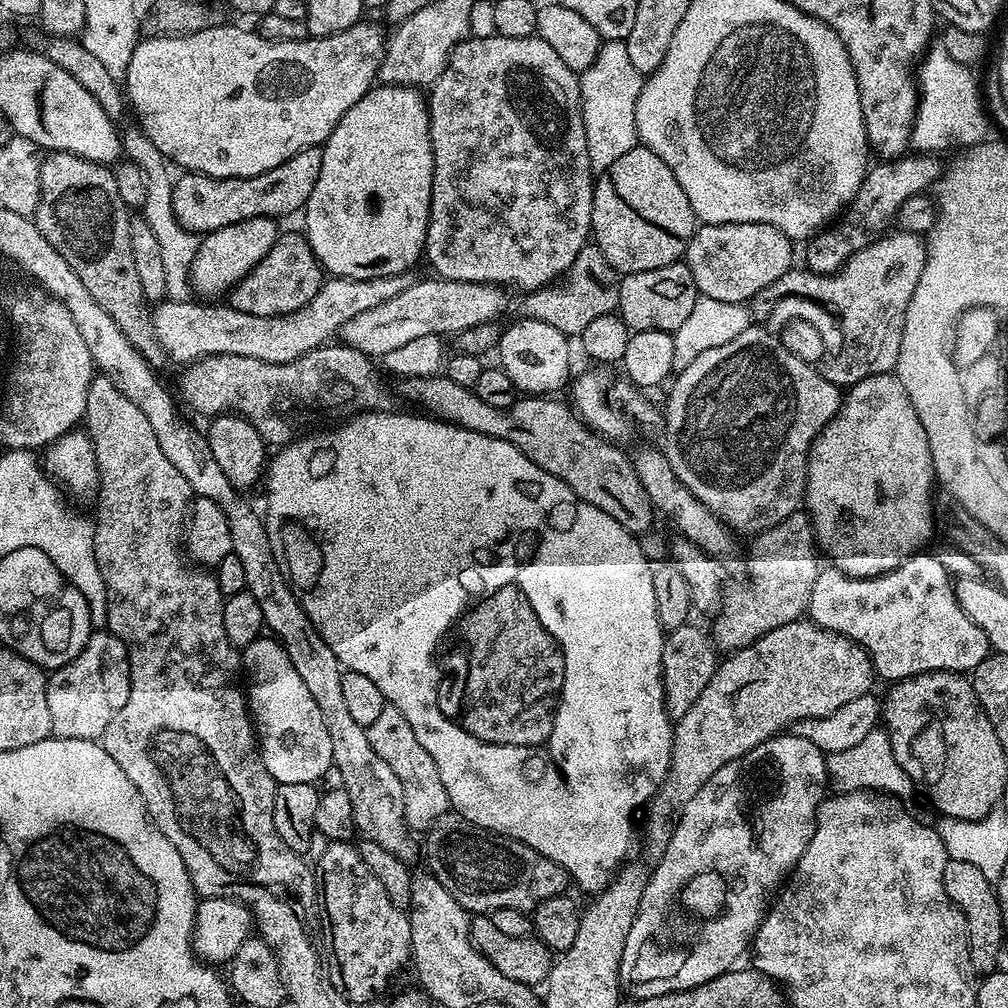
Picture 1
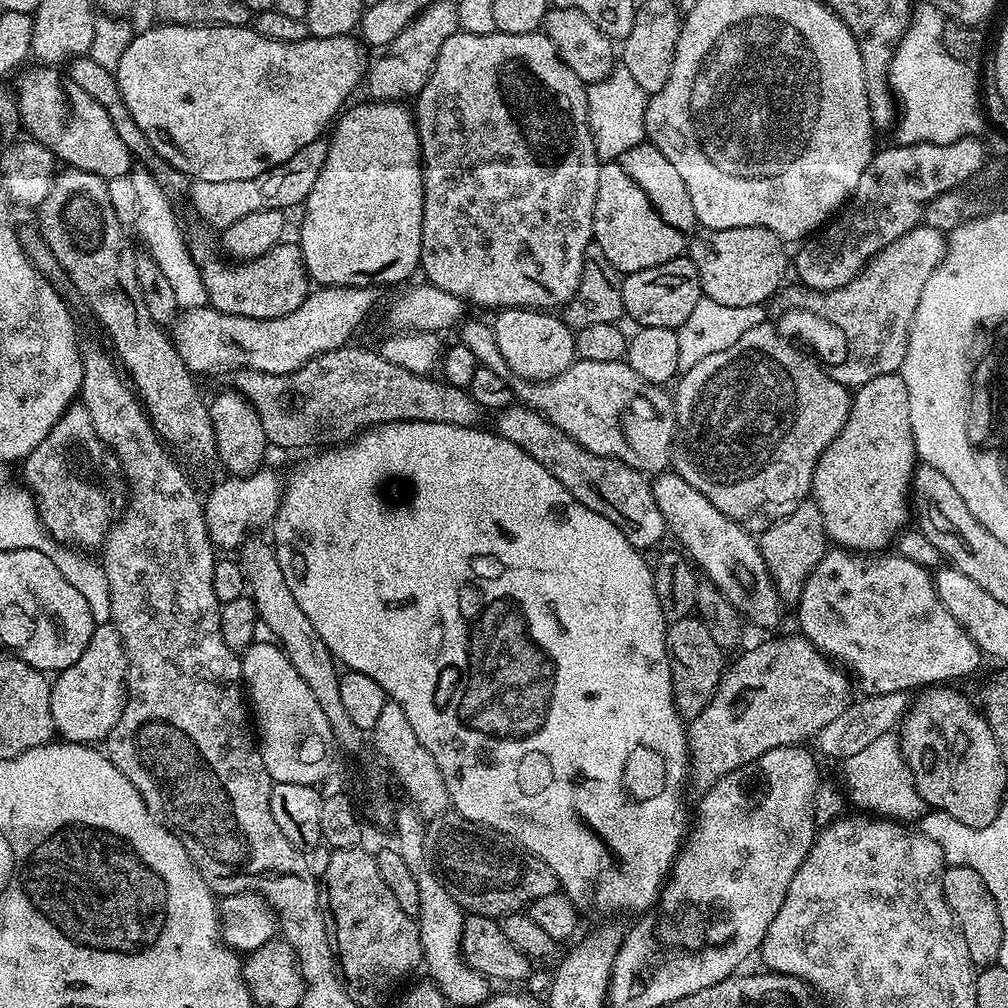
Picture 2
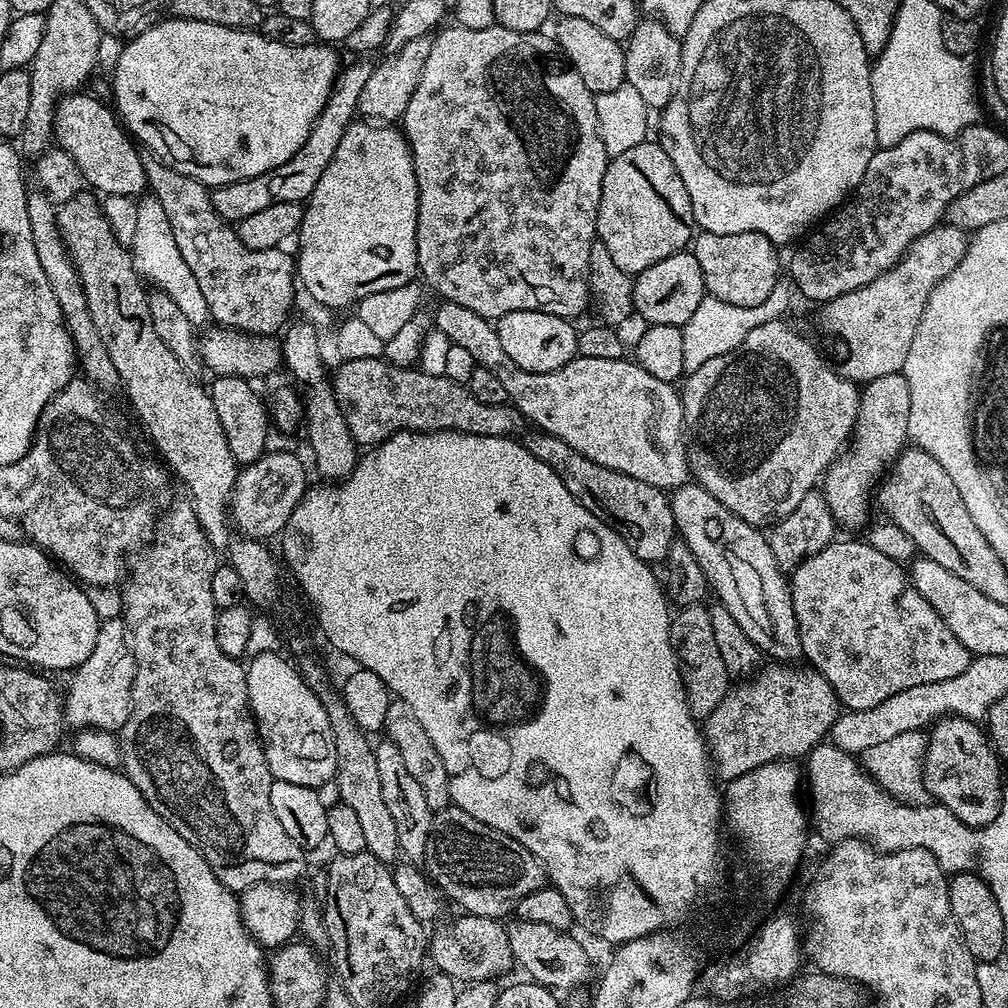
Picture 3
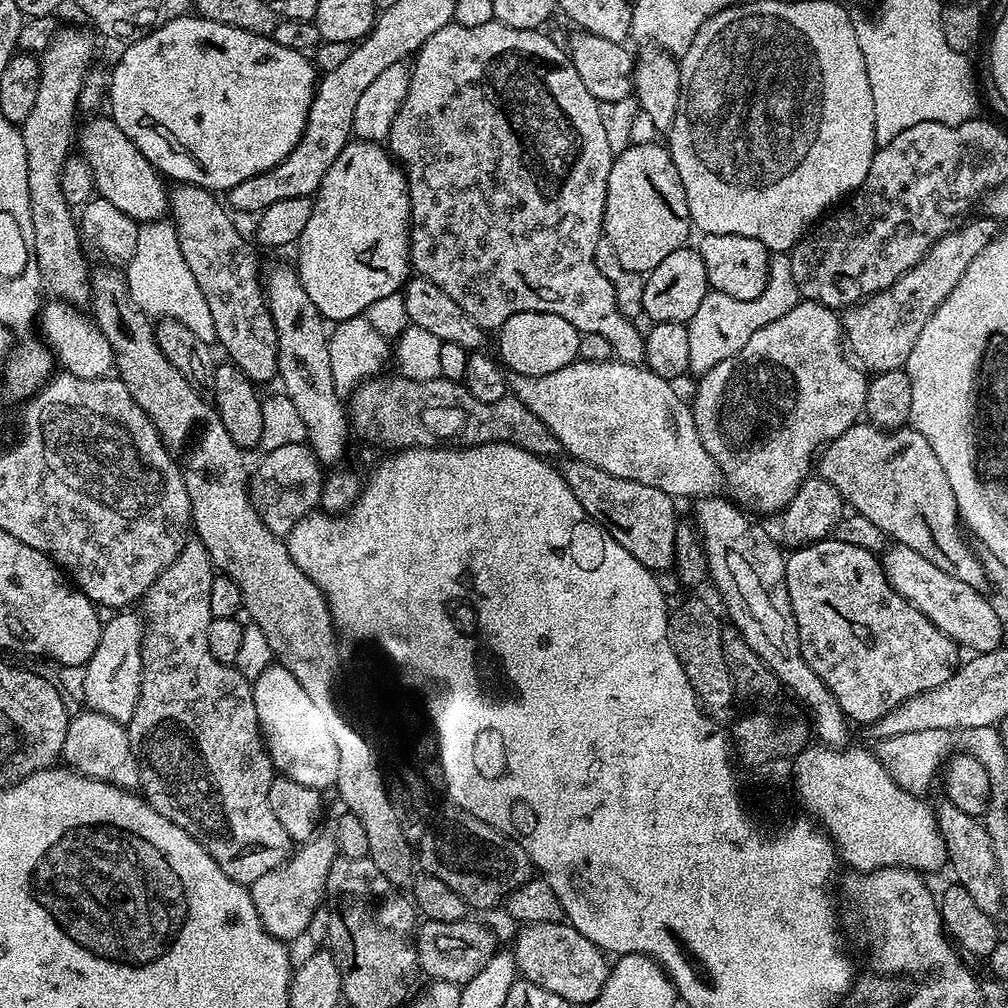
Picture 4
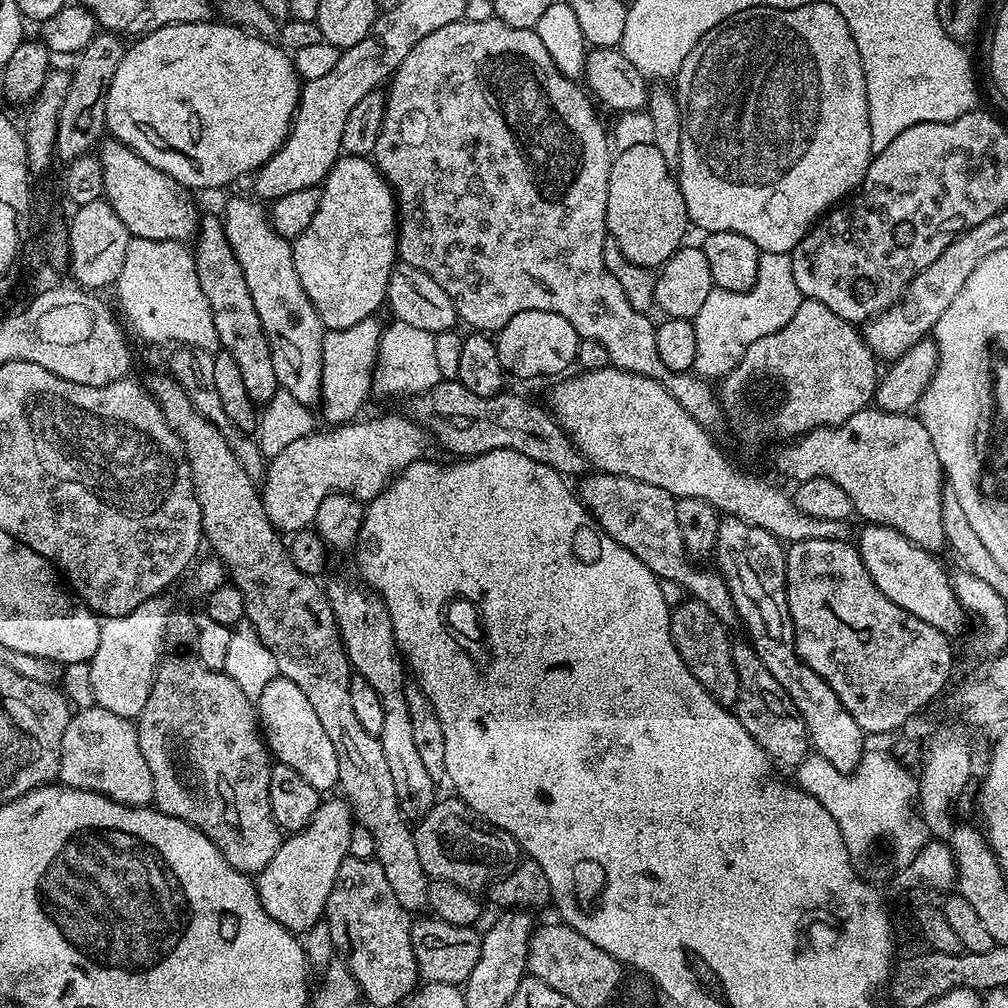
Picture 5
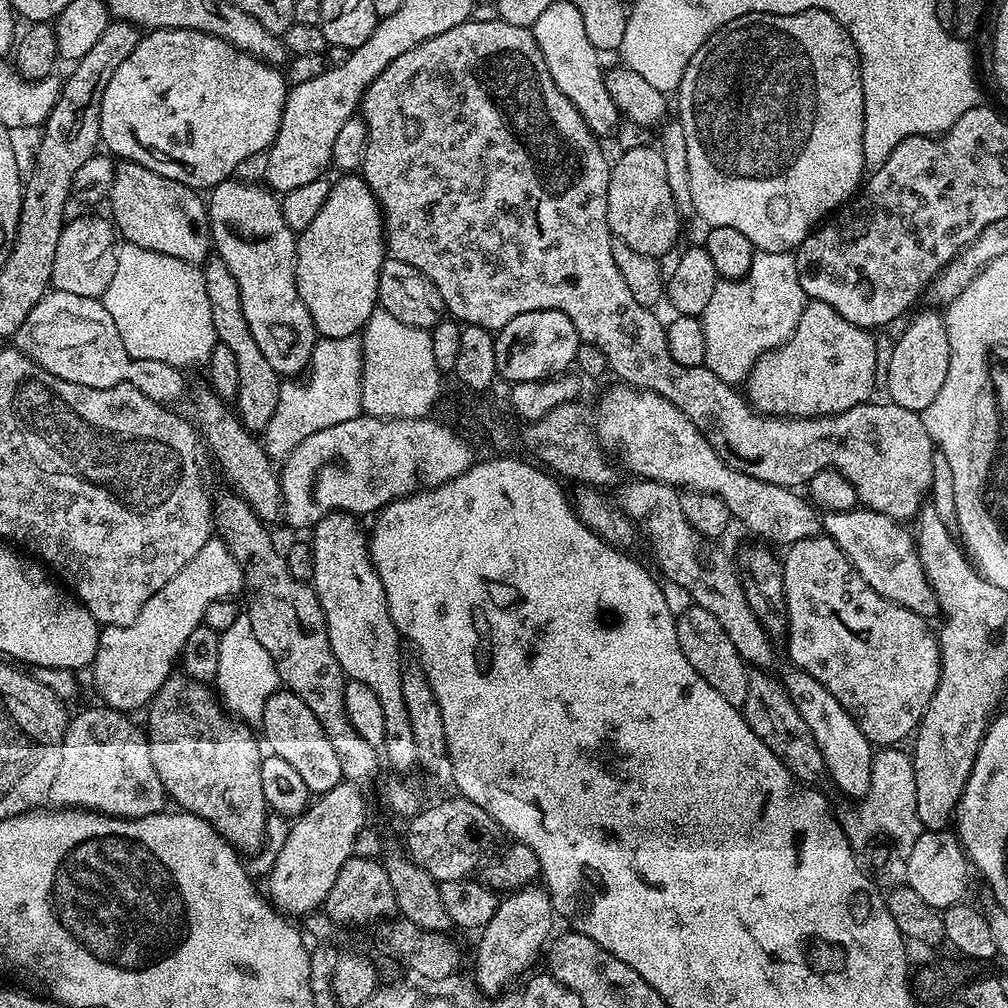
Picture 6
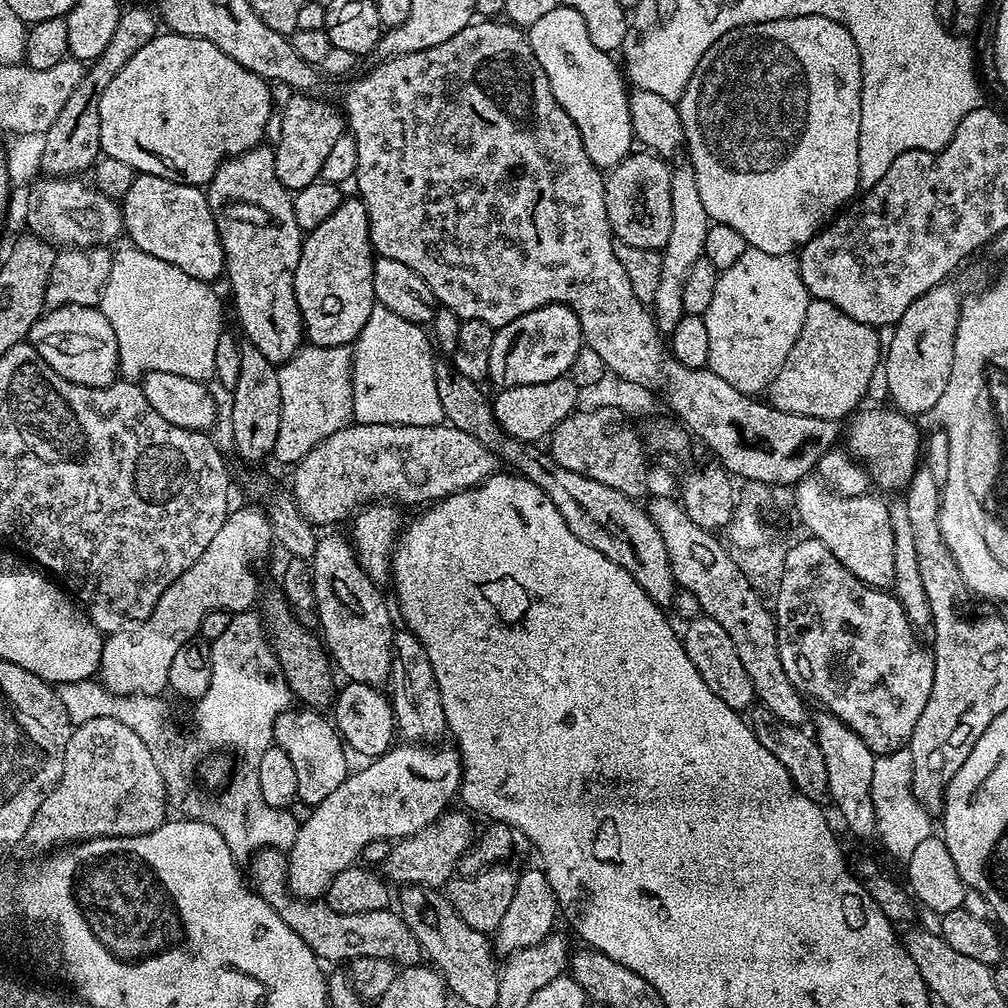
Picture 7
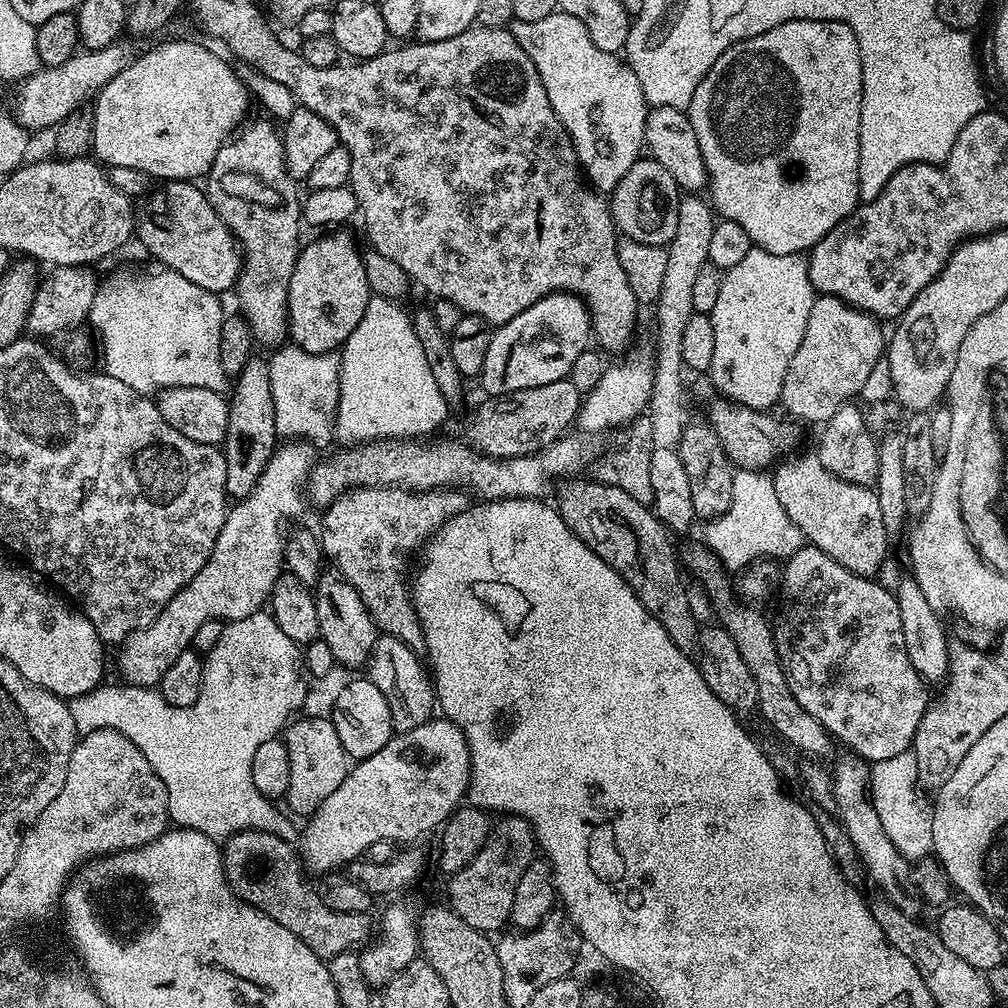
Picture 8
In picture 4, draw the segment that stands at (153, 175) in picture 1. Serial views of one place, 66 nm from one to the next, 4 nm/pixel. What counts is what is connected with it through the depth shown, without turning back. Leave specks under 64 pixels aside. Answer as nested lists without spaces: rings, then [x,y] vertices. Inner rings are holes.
[[[161,218],[140,224],[138,246],[126,262],[126,275],[132,303],[145,316],[177,320],[206,344],[211,345],[216,340],[210,306],[194,274],[190,274],[190,266],[186,266],[186,258],[182,258],[175,223]]]

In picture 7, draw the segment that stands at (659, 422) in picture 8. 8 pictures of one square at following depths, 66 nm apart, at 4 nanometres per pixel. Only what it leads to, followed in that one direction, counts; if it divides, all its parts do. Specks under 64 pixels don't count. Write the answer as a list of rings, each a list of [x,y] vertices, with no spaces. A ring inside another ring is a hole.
[[[690,166],[673,167],[670,178],[670,238],[666,238],[666,246],[662,249],[662,279],[658,281],[658,294],[654,294],[651,303],[656,326],[661,333],[671,334],[686,315],[683,308],[684,284],[691,268],[703,257],[709,227],[710,221],[698,194],[698,178],[694,178],[694,170]]]

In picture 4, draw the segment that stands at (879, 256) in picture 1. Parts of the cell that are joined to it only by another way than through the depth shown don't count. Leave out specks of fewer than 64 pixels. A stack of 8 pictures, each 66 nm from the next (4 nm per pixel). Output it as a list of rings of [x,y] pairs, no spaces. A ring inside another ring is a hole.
[[[969,219],[938,238],[926,255],[886,290],[875,292],[859,304],[843,309],[842,323],[847,347],[869,373],[895,372],[907,365],[910,350],[914,350],[918,334],[922,334],[922,326],[930,322],[934,310],[942,306],[950,290],[954,290],[962,274],[966,274],[966,266],[970,266],[970,262],[974,262],[974,258],[978,258],[978,254],[998,234],[997,221],[979,219]]]

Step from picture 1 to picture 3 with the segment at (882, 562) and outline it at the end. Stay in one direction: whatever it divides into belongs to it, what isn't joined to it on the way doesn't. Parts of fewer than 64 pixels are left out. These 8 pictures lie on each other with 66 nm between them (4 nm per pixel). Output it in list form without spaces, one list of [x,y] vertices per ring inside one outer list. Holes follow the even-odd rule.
[[[899,372],[886,374],[886,378],[874,378],[863,385],[860,393],[860,409],[856,419],[856,429],[852,431],[850,443],[832,461],[832,465],[828,467],[828,471],[822,477],[822,491],[830,506],[830,514],[836,519],[836,523],[841,529],[860,527],[863,529],[869,523],[868,507],[873,507],[874,489],[885,475],[886,466],[891,465],[896,457],[904,451],[908,440],[909,422],[910,386],[904,375]]]

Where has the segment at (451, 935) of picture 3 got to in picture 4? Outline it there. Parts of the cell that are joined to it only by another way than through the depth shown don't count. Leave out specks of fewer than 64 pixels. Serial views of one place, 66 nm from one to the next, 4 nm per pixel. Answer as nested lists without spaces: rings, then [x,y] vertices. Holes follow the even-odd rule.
[[[465,918],[458,922],[438,922],[425,919],[419,925],[416,934],[416,953],[421,973],[432,980],[445,980],[451,984],[463,986],[490,962],[497,952],[496,936],[484,924],[473,918]]]

